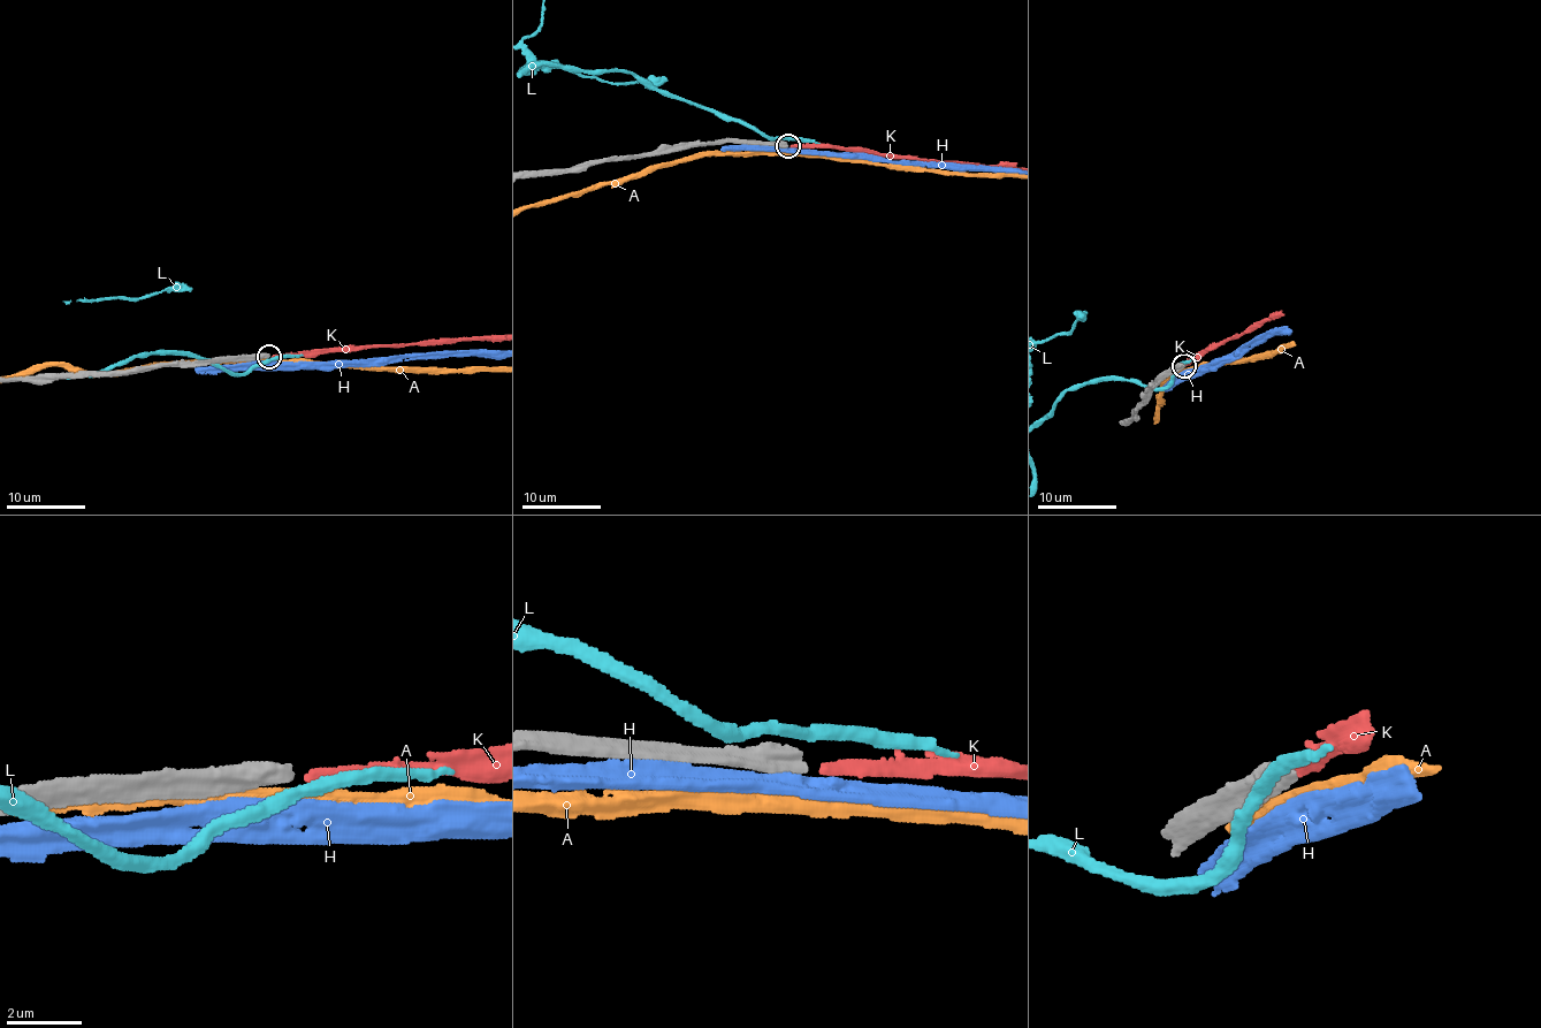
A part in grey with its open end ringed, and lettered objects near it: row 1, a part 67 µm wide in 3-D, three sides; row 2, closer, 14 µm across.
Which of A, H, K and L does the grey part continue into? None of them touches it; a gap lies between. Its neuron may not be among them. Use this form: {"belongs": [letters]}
{"belongs": ["K"]}

